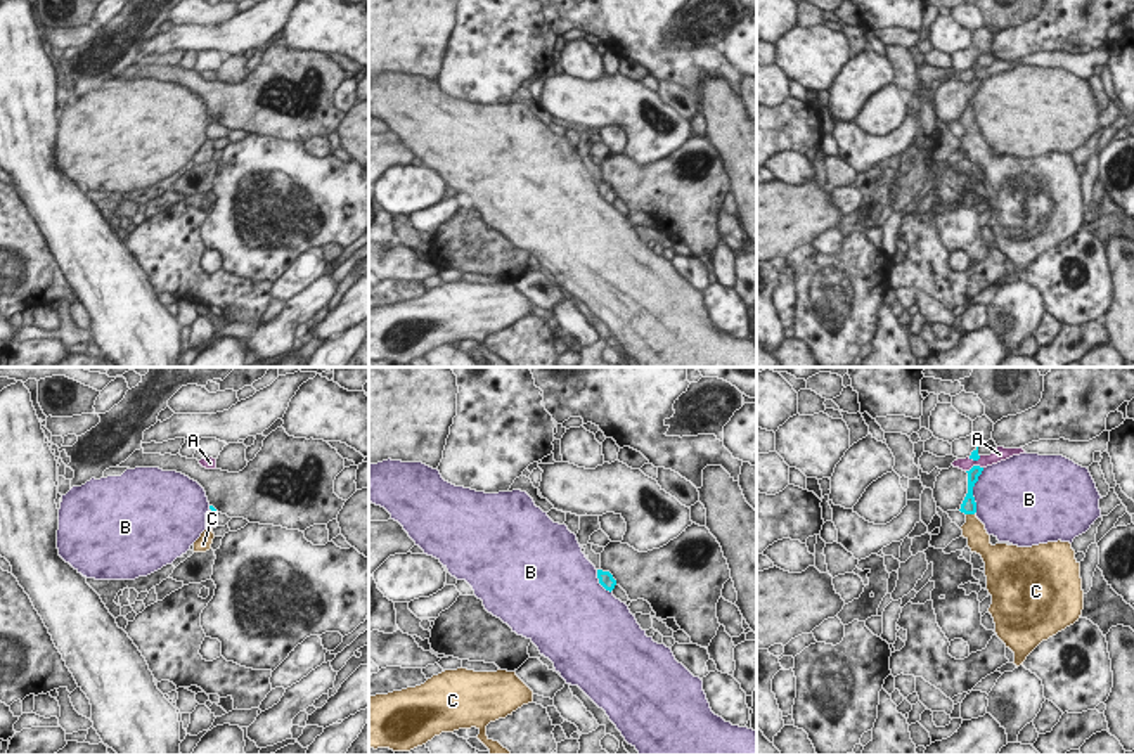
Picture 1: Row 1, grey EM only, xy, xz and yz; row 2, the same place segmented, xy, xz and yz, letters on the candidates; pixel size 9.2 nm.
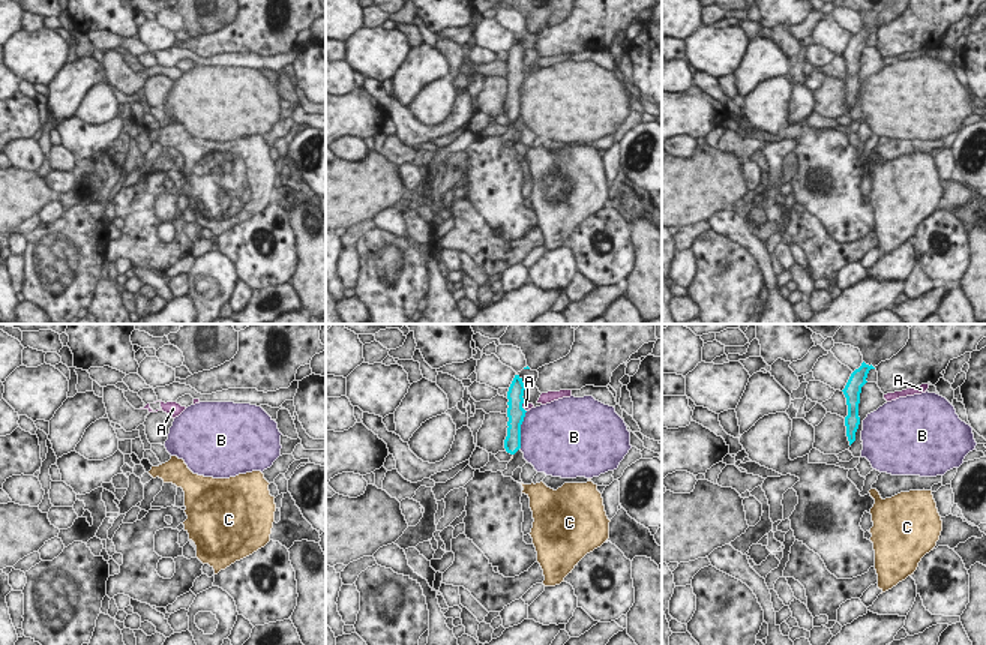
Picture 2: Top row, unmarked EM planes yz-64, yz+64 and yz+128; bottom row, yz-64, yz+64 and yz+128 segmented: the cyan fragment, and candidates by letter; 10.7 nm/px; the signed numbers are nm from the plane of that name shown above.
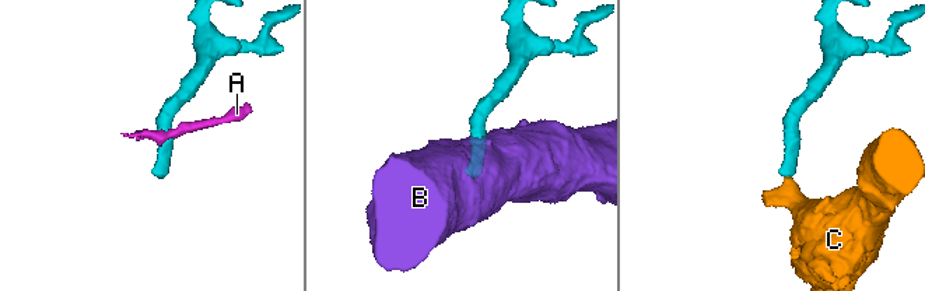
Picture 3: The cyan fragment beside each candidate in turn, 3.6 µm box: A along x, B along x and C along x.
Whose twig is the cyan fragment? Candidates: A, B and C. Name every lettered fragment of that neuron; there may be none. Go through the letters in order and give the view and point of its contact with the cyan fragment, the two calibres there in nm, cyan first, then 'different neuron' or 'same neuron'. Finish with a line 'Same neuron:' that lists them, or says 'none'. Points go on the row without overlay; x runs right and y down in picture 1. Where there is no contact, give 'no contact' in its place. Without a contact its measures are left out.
A: yz (973, 78) | 120/120 nm | different neuron
B: yz (972, 103) | 140/440 nm | different neuron
C: yz (970, 125) | 140/200 nm | same neuron
Same neuron: C

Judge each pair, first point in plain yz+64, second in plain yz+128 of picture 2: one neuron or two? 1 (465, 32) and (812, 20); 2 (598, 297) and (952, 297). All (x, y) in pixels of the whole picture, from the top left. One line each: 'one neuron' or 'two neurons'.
1: one neuron
2: two neurons

